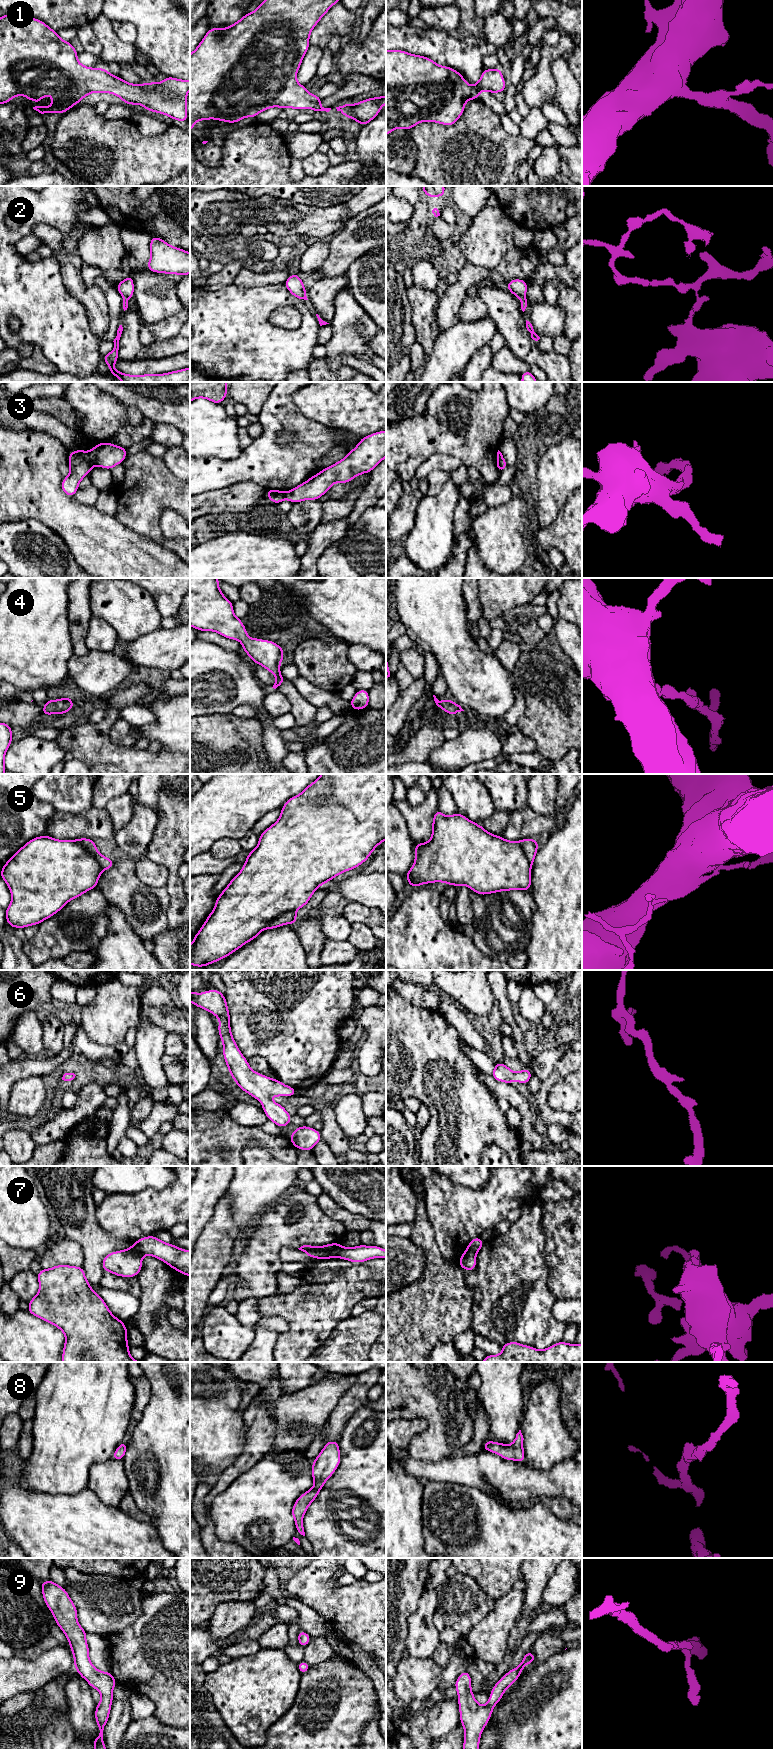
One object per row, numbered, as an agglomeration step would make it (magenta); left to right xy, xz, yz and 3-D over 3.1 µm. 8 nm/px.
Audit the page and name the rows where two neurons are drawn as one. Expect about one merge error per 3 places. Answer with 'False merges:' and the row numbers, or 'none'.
False merges: 2, 3, 5, 7

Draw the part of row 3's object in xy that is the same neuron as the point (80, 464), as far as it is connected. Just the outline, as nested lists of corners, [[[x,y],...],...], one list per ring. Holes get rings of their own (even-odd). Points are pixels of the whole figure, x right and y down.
[[[74,450],[70,452],[68,458],[70,474],[61,482],[61,489],[64,494],[73,497],[79,490],[81,480],[90,473],[93,463],[89,457],[89,452]]]

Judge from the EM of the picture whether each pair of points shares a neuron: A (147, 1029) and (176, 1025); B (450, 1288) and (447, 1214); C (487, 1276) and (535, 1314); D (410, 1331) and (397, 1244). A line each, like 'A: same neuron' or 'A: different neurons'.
A: different neurons
B: different neurons
C: same neuron
D: different neurons

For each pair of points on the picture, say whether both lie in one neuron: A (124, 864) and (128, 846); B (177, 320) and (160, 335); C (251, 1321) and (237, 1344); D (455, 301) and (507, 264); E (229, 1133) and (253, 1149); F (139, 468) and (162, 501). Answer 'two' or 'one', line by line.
A: two
B: one
C: two
D: one
E: two
F: one

